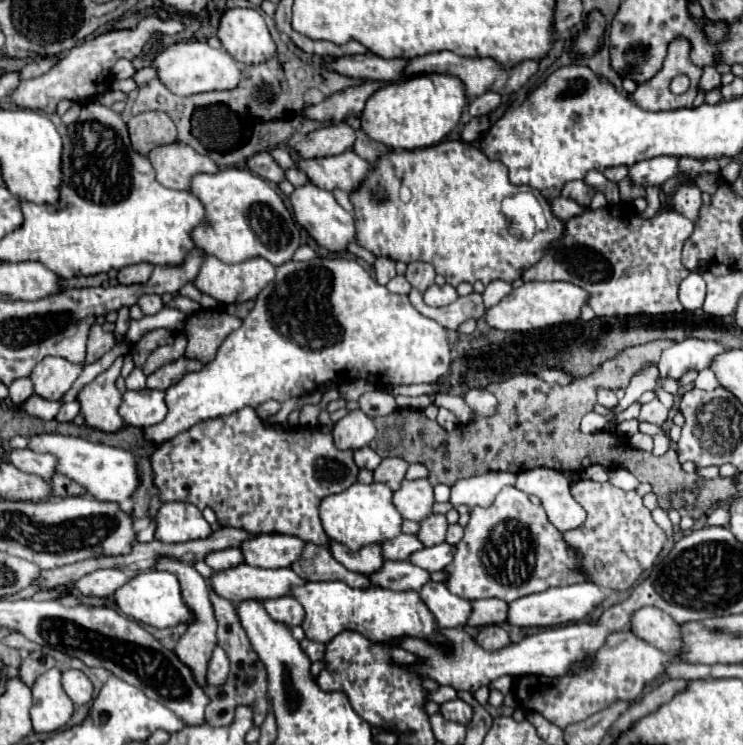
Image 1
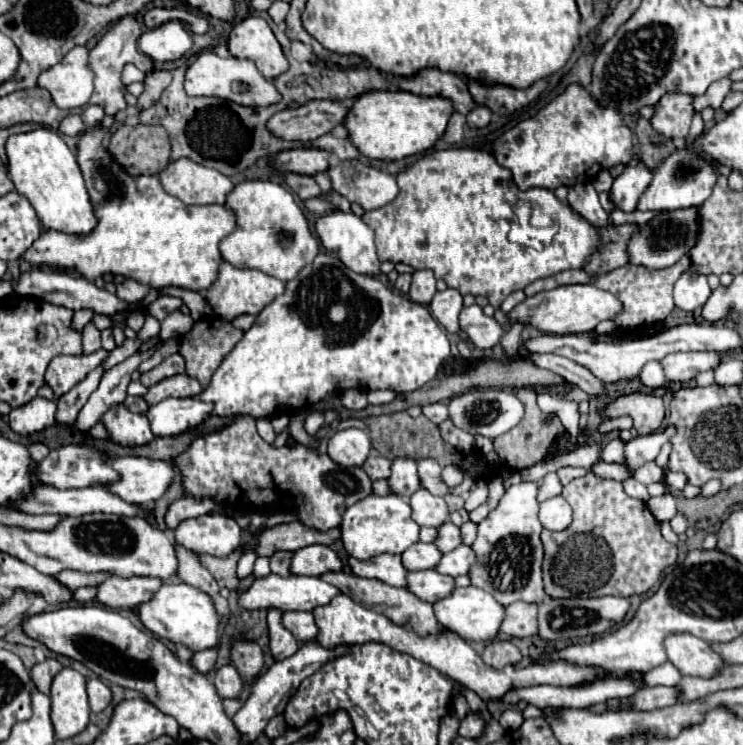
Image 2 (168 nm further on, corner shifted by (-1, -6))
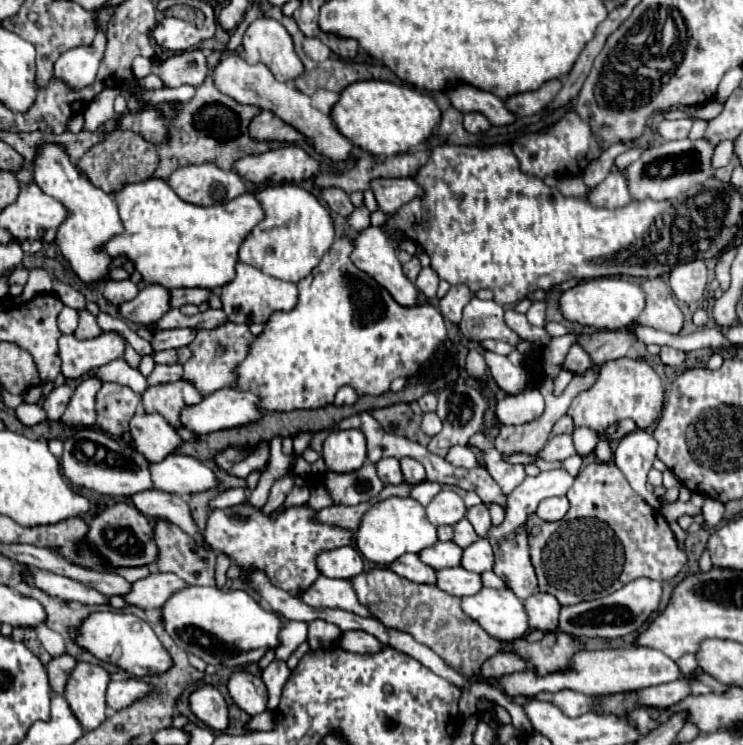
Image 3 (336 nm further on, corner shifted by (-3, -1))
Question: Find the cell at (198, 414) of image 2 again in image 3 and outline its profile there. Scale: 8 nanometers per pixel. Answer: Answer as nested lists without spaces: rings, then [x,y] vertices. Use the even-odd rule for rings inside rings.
[[[225,388],[205,396],[199,404],[185,406],[179,422],[195,434],[209,434],[223,428],[235,428],[257,418],[261,418],[261,408],[251,392]]]

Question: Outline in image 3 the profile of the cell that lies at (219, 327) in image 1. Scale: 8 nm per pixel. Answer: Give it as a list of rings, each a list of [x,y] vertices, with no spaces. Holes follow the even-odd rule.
[[[225,322],[213,330],[199,330],[195,340],[189,344],[191,358],[185,362],[185,380],[189,380],[201,396],[209,396],[215,390],[235,386],[235,366],[247,356],[249,344],[253,342],[253,334],[247,324]]]

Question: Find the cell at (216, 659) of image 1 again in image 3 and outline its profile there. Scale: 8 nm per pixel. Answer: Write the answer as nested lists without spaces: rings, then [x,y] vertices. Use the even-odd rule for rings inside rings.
[[[243,670],[233,672],[229,676],[227,688],[233,702],[249,716],[261,714],[267,708],[267,688],[259,676],[253,676]]]

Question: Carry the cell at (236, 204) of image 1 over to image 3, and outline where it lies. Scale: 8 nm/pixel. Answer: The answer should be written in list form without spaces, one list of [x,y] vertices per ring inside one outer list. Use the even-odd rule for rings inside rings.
[[[289,182],[265,186],[261,190],[255,190],[253,194],[261,202],[265,218],[247,234],[245,242],[241,242],[239,260],[279,280],[299,282],[319,264],[319,260],[335,240],[329,212],[313,194]]]

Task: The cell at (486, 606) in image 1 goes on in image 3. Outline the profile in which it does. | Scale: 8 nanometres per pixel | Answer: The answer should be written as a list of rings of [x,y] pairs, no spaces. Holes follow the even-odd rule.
[[[537,592],[523,600],[529,628],[531,630],[543,630],[543,632],[555,632],[557,630],[557,614],[559,614],[559,602],[551,594]]]

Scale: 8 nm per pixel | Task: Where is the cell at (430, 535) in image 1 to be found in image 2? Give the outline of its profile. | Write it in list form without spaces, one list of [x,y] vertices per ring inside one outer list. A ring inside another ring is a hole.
[[[447,521],[443,527],[439,527],[439,537],[435,539],[435,545],[443,553],[449,553],[455,547],[459,547],[461,545],[461,531],[459,531],[459,527],[455,523]]]

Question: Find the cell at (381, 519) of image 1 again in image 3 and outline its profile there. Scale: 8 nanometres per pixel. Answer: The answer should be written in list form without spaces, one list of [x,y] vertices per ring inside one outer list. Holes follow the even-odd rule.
[[[385,498],[375,502],[361,518],[361,524],[355,532],[355,546],[357,550],[369,560],[379,566],[387,566],[395,558],[405,552],[421,552],[427,546],[437,542],[435,526],[427,520],[425,508],[413,498]]]

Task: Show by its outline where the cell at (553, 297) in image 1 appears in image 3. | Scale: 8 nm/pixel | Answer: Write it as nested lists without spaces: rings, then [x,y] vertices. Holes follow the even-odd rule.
[[[623,276],[591,278],[561,294],[559,312],[565,320],[591,326],[597,330],[621,330],[629,326],[645,306],[645,294],[635,280]]]

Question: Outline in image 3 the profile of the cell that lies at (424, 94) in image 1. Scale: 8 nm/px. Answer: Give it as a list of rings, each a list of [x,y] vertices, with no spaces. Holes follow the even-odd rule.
[[[383,80],[353,82],[341,92],[339,102],[331,110],[335,126],[345,138],[361,150],[375,156],[395,156],[425,142],[441,122],[441,110],[431,94],[415,90],[407,84]]]

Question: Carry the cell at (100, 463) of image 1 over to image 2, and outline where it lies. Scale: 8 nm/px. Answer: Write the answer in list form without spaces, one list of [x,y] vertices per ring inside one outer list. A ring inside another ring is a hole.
[[[115,457],[111,459],[111,463],[115,463],[115,471],[119,471],[123,479],[115,483],[115,487],[109,487],[109,489],[115,491],[117,495],[123,495],[123,499],[131,499],[131,503],[151,503],[163,497],[165,491],[171,487],[175,471],[177,471],[175,463],[171,461],[153,461],[145,457]]]

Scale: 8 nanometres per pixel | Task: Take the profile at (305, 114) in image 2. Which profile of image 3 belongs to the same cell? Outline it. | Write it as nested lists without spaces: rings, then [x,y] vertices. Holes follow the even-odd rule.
[[[263,110],[251,122],[249,130],[251,130],[251,138],[255,140],[277,140],[277,142],[293,142],[293,144],[305,140],[305,136],[299,130],[295,130],[293,126],[289,126],[269,110]]]

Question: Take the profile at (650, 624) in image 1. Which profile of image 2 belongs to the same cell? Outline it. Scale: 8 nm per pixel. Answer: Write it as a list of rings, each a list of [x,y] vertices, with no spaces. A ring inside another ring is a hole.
[[[669,635],[667,657],[683,673],[693,677],[715,677],[725,661],[711,645],[695,635]]]

